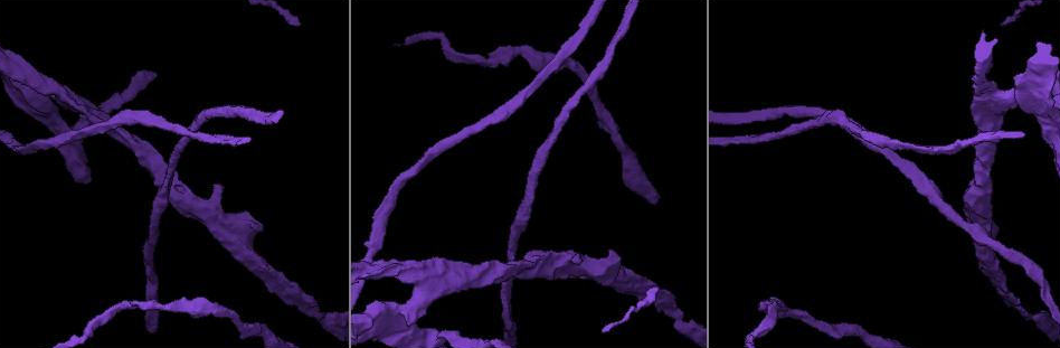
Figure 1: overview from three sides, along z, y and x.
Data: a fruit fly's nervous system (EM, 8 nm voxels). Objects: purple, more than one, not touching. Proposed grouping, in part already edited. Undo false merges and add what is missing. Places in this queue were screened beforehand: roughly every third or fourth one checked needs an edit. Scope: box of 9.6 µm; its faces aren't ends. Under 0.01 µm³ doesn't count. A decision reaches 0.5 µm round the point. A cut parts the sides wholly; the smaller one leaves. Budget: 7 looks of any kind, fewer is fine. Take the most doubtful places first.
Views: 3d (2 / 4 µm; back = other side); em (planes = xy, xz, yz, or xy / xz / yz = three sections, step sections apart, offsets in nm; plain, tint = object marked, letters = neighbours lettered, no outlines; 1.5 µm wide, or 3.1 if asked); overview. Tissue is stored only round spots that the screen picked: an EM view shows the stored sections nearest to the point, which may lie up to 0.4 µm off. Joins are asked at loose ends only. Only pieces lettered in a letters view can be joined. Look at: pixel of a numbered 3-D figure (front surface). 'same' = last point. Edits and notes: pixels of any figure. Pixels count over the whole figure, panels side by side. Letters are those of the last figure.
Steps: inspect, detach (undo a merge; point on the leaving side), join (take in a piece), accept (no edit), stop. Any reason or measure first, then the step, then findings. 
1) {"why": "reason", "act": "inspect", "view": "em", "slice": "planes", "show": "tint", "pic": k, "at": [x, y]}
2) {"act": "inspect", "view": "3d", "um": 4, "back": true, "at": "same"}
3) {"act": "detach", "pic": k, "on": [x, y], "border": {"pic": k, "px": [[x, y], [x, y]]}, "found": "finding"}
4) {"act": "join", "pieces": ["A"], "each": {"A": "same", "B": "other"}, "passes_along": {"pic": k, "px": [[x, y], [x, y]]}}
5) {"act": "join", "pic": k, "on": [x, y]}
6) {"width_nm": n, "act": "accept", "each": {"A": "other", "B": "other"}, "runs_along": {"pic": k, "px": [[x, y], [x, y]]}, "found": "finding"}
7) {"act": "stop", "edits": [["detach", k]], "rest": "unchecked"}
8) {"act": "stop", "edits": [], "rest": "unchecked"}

{"why": "sharp bend", "act": "inspect", "view": "3d", "um": 2, "pic": 1, "at": [399, 309]}

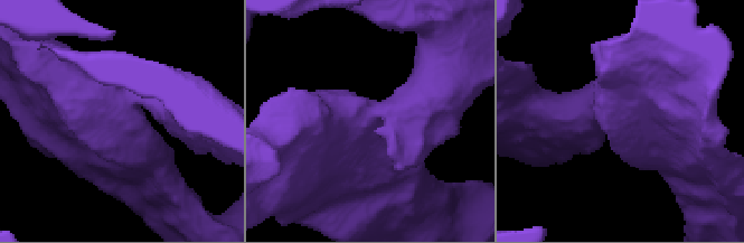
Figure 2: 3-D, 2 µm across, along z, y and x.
{"act": "inspect", "view": "em", "slice": "xz", "step": 4, "show": "tint", "pic": 2, "at": [624, 115]}

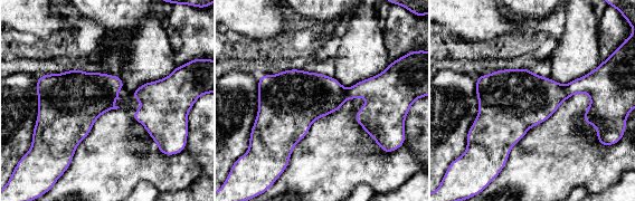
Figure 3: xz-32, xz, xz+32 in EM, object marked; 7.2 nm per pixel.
{"why": "another direction", "act": "inspect", "view": "em", "slice": "planes", "show": "letters", "at": "same"}

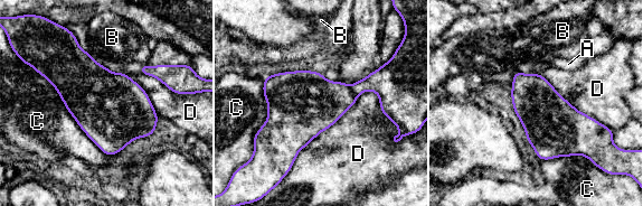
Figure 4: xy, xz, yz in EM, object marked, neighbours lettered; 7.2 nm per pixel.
{"longest_contact_nm": ["D", 850], "act": "detach", "pic": 4, "on": [320, 103], "each": {"A": "other", "B": "other", "C": "other", "D": "other"}, "border": {"pic": 4, "px": [[349, 85], [357, 95]]}, "found": "two neurons meet here"}

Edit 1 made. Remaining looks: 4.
{"why": "see it whole again", "act": "inspect", "view": "overview"}

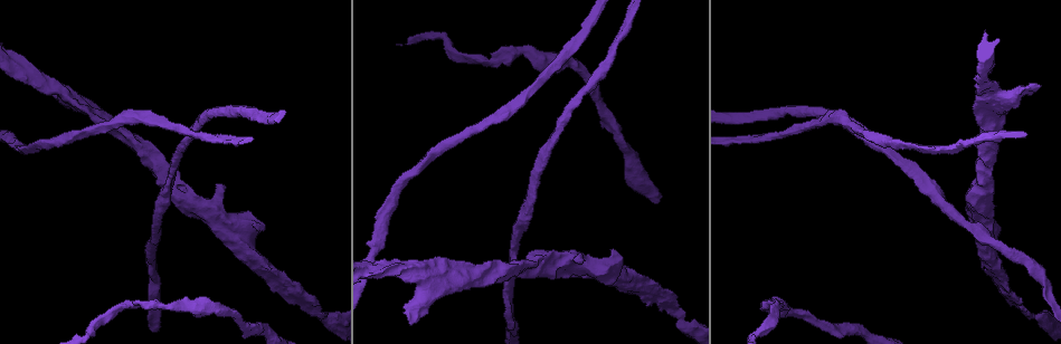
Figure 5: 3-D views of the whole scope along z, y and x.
{"why": "free end", "act": "inspect", "view": "em", "slice": "planes", "show": "letters", "pic": 5, "at": [151, 305]}

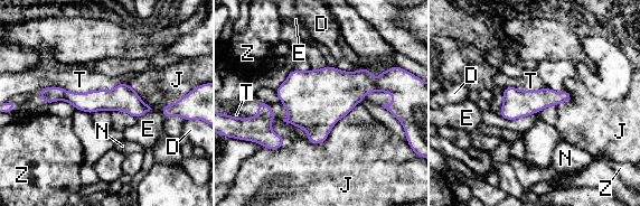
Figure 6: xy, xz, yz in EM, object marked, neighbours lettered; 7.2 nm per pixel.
{"width_nm": 190, "act": "accept", "each": {"D": "other", "E": "other", "J": "other", "N": "other", "T": "other", "Z": "other"}, "runs_along": {"pic": 6, "px": [[41, 92], [128, 100], [146, 109]]}, "found": "none of them fits"}

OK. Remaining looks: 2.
{"act": "stop", "edits": [["detach", 4]], "rest": "unchecked"}

